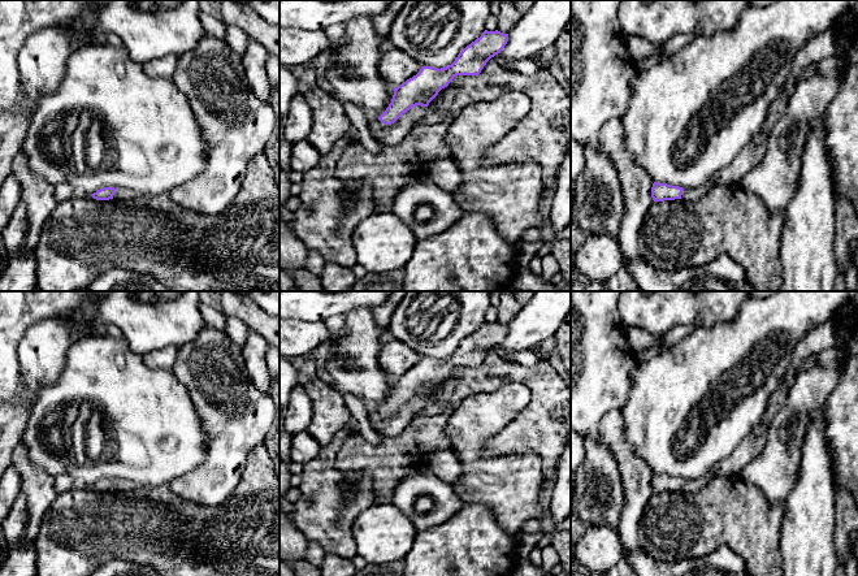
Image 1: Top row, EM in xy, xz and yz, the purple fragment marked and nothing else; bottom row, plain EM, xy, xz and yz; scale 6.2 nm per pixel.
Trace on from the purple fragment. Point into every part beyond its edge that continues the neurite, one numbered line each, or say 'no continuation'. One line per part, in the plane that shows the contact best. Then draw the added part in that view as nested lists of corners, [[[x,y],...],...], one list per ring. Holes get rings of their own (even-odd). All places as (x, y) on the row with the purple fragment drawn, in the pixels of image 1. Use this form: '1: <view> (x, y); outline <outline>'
1: xz (393, 134); outline [[[416,105],[403,113],[394,124],[385,125],[378,118],[370,118],[369,130],[382,144],[396,146],[404,140],[413,125],[426,113],[426,108]]]

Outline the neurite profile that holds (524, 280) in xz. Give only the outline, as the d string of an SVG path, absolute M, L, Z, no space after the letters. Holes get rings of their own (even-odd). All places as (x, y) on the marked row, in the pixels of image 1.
M519 267L510 290L519 291L556 291L556 285L546 282L541 276L534 274L528 267Z

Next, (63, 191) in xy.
M58 183L55 187L55 198L57 203L68 200L69 198L74 196L74 190L70 185L68 183Z

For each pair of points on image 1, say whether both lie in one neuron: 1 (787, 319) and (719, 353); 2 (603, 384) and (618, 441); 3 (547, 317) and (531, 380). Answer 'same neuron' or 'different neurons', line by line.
1: same neuron
2: different neurons
3: different neurons

